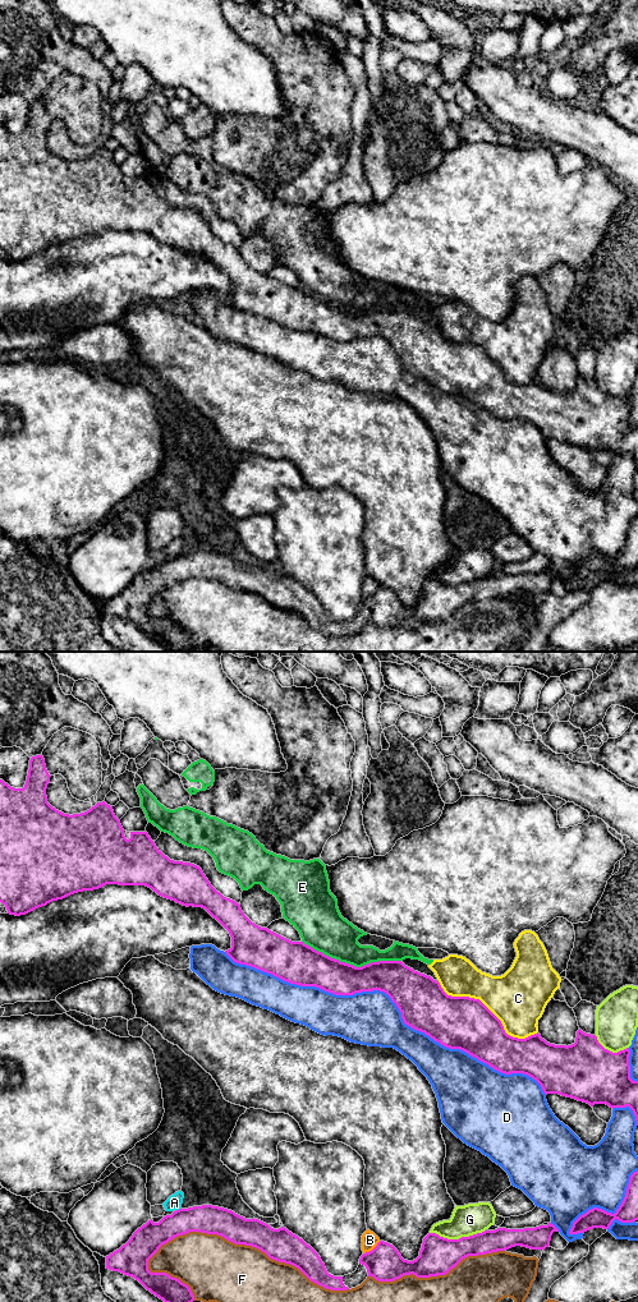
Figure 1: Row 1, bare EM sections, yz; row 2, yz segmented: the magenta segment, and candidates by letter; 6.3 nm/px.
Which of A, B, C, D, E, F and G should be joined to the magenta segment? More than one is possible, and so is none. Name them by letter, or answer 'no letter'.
no letter

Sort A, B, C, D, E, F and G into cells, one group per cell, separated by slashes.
A / B / C / D / E / F / G

